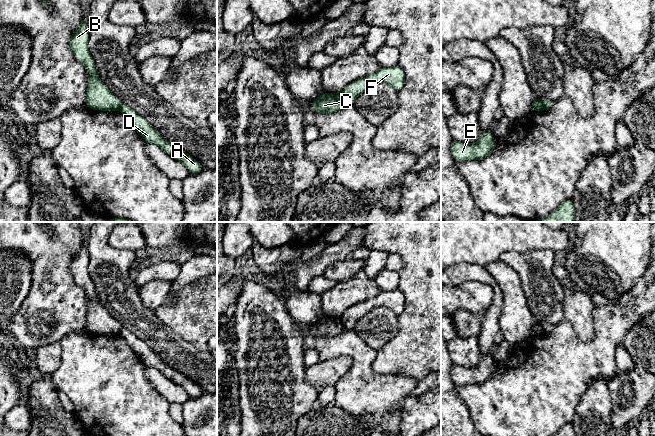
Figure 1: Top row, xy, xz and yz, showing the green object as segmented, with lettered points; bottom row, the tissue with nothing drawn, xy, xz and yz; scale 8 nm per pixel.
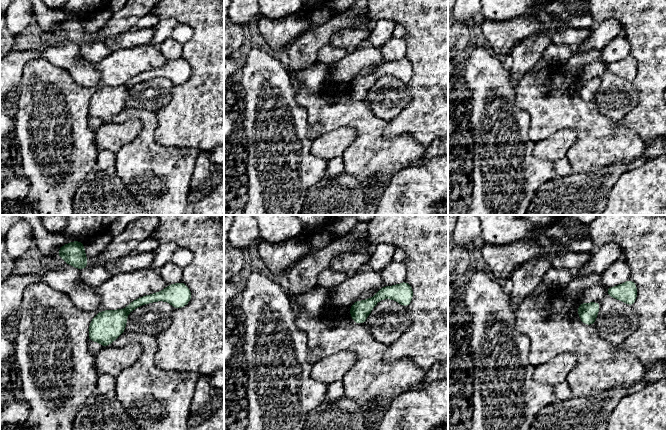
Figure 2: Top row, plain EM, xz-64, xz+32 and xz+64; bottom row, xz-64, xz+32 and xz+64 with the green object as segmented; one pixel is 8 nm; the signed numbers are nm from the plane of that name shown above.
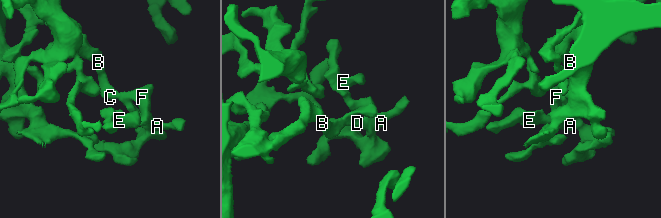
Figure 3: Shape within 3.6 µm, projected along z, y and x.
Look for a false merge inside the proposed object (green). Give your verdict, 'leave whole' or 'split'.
split

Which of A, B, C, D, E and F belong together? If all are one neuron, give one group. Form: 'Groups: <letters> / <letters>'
Groups: A D E F / B C

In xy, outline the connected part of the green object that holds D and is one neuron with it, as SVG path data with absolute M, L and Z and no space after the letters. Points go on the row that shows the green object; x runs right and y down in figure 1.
M122 103L119 107L125 117L138 131L145 142L159 146L165 153L180 161L190 173L199 173L204 170L203 165L182 149L168 142L163 136L140 114Z

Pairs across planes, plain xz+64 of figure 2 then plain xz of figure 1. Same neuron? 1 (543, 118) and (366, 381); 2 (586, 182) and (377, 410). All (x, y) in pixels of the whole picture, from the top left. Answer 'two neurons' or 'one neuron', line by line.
1: one neuron
2: two neurons

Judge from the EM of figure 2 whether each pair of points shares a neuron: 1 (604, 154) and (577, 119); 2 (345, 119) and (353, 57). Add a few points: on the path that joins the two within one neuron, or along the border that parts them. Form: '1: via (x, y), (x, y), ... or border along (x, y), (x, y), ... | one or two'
1: via (599, 145), (599, 141), (586, 128) | one
2: border along (330, 77), (336, 81), (349, 83) | two

